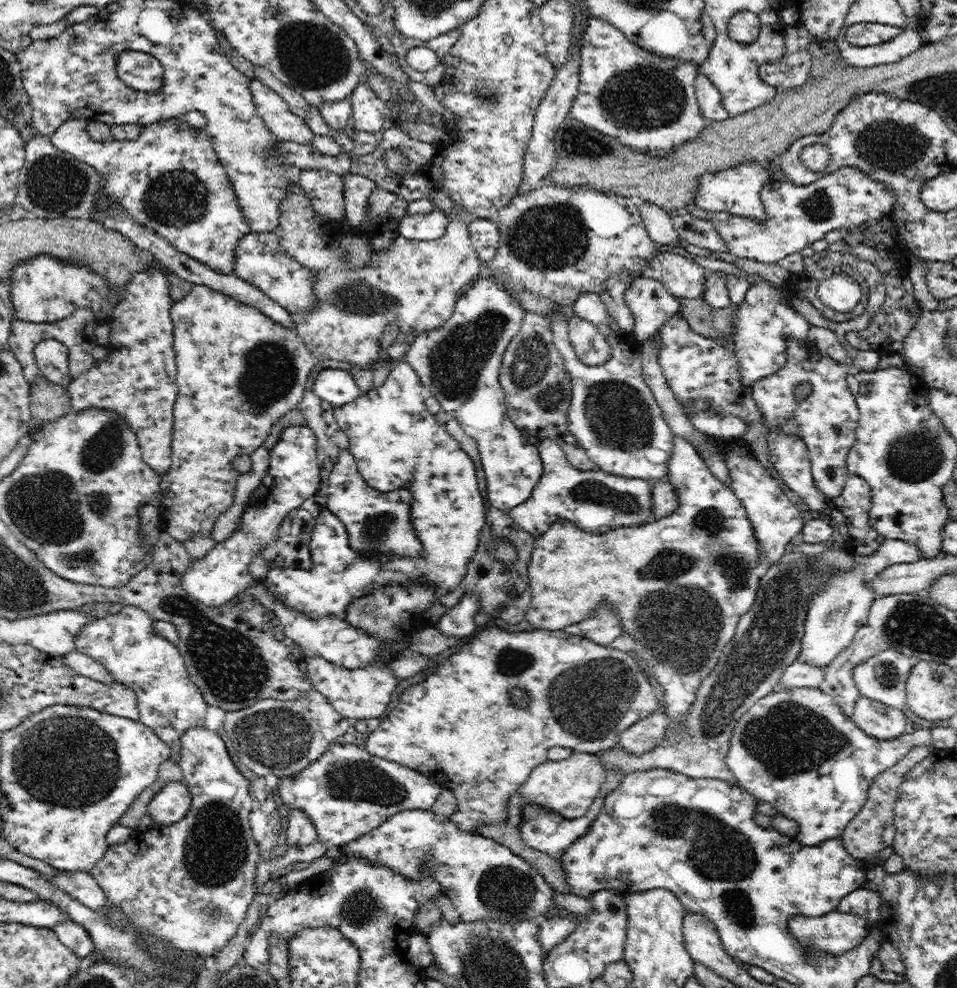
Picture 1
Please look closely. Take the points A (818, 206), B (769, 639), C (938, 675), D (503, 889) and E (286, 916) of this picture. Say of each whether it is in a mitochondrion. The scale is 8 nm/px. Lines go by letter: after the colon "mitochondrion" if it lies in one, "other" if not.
A: mitochondrion
B: mitochondrion
C: mitochondrion
D: mitochondrion
E: other

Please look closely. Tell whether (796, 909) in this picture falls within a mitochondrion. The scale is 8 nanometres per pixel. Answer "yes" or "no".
no

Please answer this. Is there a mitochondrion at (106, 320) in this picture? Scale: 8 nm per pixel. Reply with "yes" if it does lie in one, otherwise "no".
no

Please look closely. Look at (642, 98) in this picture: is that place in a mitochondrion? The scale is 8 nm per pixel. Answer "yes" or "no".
yes

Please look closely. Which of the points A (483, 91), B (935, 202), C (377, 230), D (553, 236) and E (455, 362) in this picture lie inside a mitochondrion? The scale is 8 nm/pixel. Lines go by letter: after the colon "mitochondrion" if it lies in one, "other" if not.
A: mitochondrion
B: other
C: other
D: mitochondrion
E: mitochondrion

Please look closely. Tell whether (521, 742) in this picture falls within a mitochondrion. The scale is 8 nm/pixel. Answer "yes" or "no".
no

